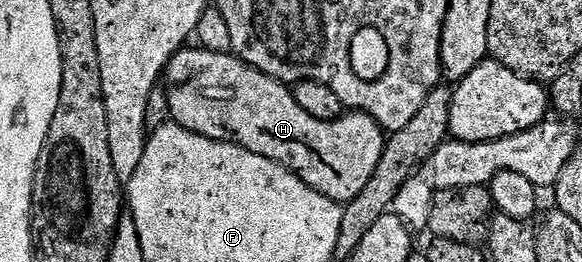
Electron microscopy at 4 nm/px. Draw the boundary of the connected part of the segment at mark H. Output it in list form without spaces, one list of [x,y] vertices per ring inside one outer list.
[[[198,45],[177,51],[166,66],[164,90],[173,122],[197,135],[221,143],[234,143],[286,167],[296,177],[300,177],[300,181],[316,189],[316,193],[339,205],[350,203],[360,197],[360,193],[364,193],[364,187],[368,185],[368,181],[372,181],[372,173],[376,173],[376,167],[380,165],[380,157],[386,148],[387,136],[371,115],[356,111],[343,114],[340,119],[316,121],[316,117],[304,113],[304,109],[296,105],[296,97],[287,84],[260,73],[260,69],[248,65],[233,53],[207,51]]]

